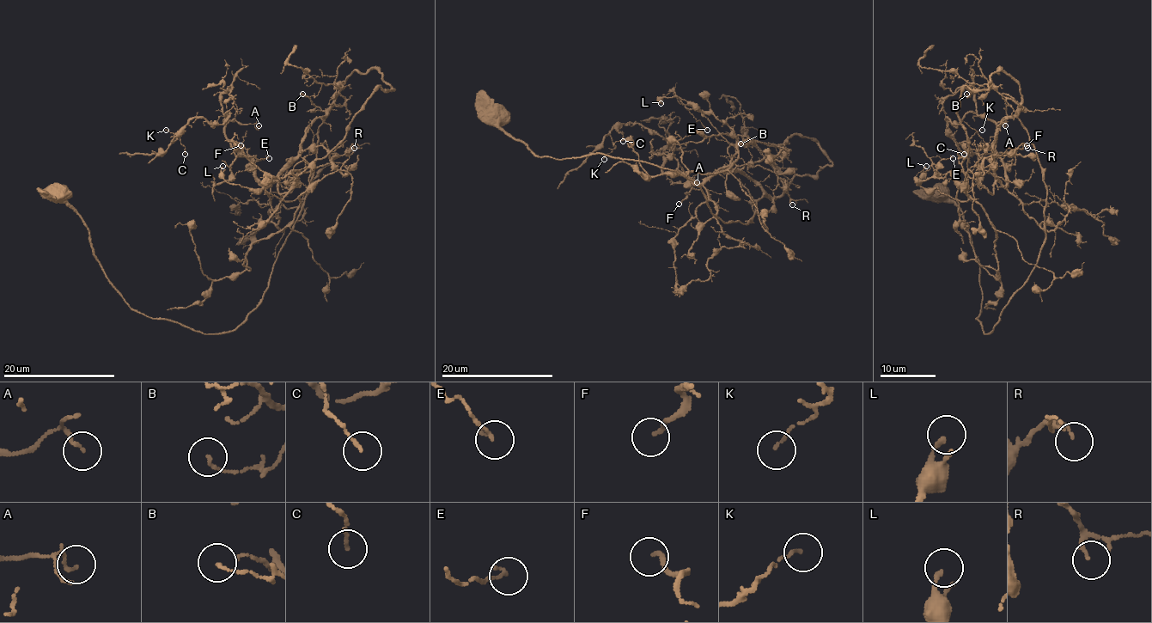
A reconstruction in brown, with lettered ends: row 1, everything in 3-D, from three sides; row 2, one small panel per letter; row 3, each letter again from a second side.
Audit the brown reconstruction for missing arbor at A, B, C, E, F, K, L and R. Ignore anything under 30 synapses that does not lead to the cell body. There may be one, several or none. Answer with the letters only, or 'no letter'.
F

